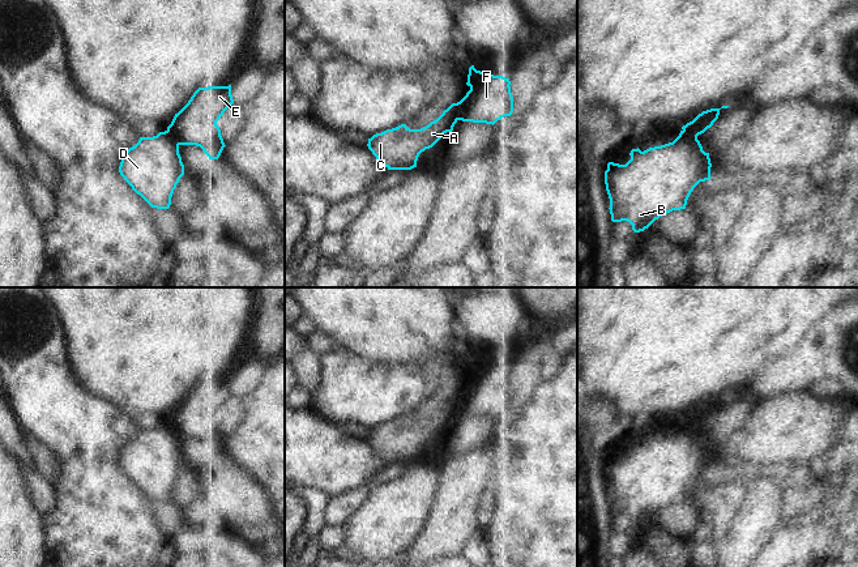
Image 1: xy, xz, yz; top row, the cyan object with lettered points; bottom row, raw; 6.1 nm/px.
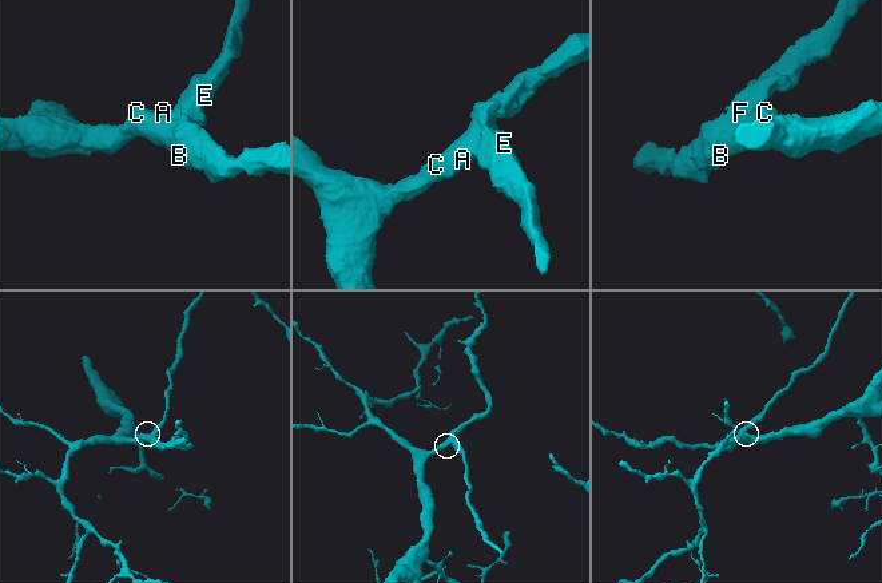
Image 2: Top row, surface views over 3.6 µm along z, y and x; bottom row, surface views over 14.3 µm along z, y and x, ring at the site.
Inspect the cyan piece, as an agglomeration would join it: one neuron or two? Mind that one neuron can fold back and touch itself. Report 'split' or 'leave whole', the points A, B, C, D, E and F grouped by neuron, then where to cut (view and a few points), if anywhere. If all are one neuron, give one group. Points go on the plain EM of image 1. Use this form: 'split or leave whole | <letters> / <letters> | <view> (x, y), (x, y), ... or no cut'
split | A B C D / E F | xz (465, 389), (457, 412)

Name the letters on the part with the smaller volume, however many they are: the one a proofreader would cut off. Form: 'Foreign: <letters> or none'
Foreign: E, F.

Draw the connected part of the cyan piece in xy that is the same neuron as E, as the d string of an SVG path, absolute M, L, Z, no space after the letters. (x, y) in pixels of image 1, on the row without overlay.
M231 378L199 380L167 419L179 438L200 439L218 452L226 439L217 414L234 396Z

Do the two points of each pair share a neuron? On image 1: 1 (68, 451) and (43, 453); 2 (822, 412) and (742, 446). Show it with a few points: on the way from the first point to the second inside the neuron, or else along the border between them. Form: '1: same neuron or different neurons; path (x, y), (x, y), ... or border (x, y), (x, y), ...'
1: different neurons; border (28, 433), (54, 455), (58, 474), (52, 482)
2: same neuron; path (802, 427), (781, 433), (762, 442)

